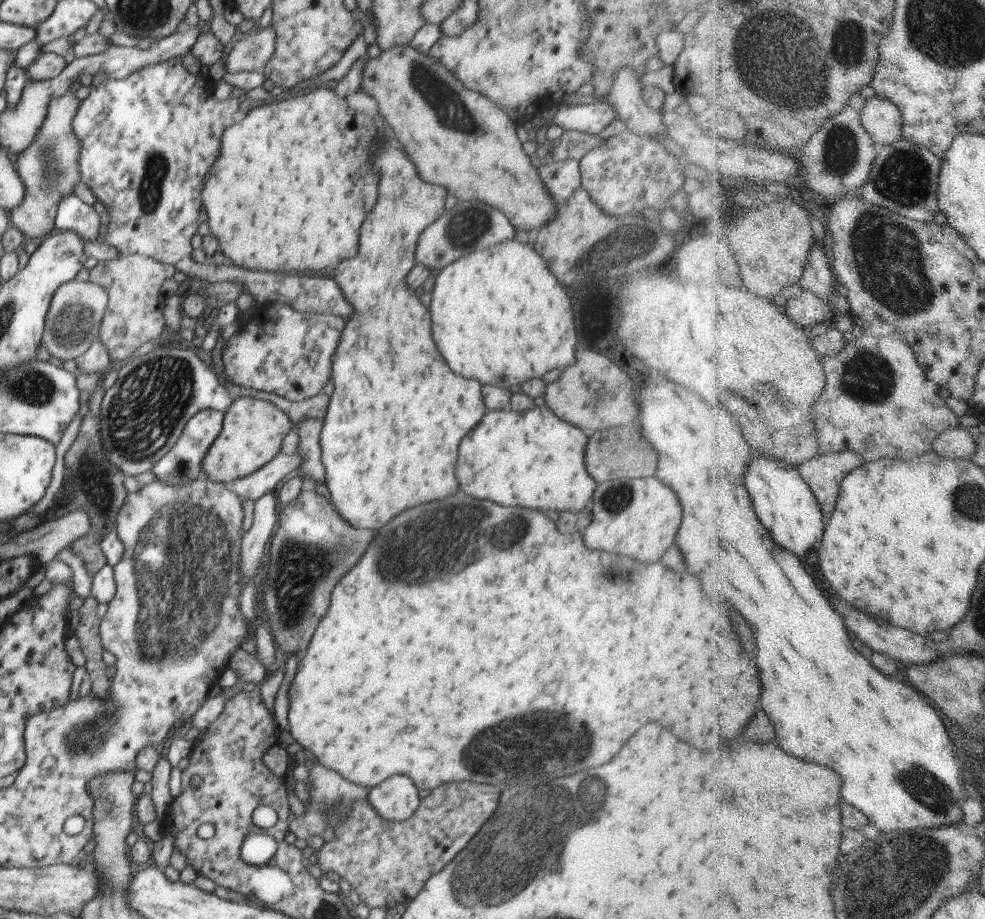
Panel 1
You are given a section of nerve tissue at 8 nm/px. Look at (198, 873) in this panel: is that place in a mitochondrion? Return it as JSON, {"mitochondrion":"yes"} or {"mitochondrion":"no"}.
{"mitochondrion":"no"}

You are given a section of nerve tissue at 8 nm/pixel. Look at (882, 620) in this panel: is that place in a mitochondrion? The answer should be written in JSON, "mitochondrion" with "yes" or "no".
{"mitochondrion":"no"}

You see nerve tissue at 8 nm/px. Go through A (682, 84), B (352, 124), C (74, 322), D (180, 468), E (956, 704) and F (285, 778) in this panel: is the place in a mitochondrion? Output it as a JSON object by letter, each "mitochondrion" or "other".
{"A":"other","B":"other","C":"mitochondrion","D":"mitochondrion","E":"other","F":"other"}

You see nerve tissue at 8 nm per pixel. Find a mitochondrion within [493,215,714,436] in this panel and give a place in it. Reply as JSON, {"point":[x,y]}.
{"point":[624,243]}

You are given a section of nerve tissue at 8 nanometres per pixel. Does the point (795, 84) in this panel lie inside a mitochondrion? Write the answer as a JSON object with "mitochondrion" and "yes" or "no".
{"mitochondrion":"yes"}

